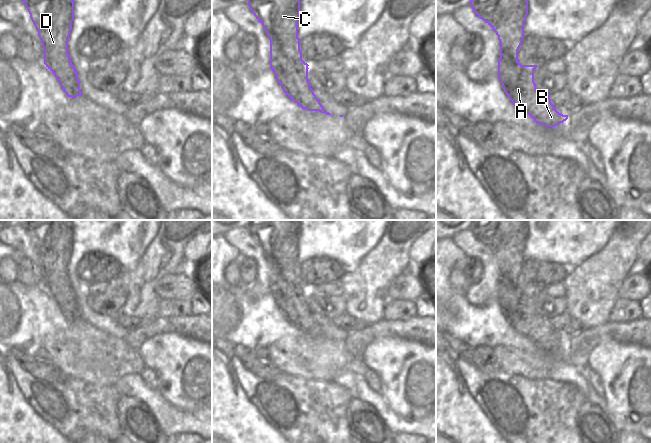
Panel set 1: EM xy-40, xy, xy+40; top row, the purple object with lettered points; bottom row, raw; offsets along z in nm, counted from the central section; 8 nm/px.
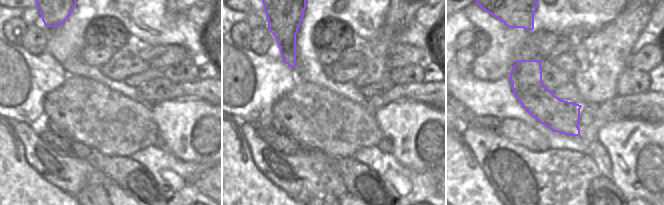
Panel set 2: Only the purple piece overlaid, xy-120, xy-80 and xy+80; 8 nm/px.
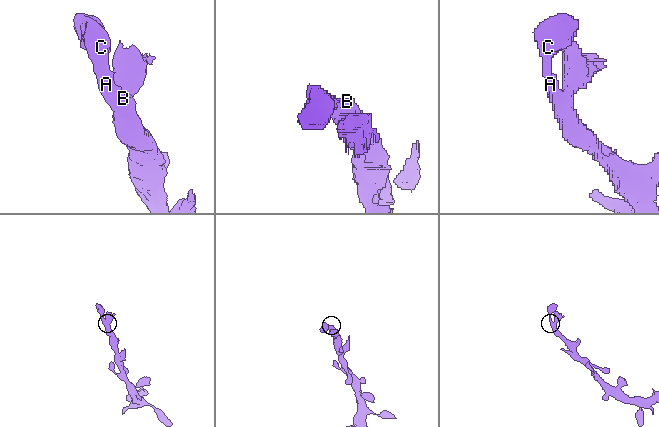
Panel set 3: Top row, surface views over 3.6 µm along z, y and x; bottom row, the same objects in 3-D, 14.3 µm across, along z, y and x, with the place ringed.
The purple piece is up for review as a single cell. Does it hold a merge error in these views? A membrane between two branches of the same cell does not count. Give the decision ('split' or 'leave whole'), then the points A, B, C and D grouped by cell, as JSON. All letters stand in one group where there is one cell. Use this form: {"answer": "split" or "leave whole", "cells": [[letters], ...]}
{"answer": "leave whole", "cells": [["A", "B", "C", "D"]]}

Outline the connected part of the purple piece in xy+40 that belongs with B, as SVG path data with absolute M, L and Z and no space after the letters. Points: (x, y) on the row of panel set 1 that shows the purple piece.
M470 0L470 6L498 36L498 78L512 104L545 127L555 127L566 121L568 115L554 108L550 95L536 88L534 70L538 66L518 62L528 0Z

